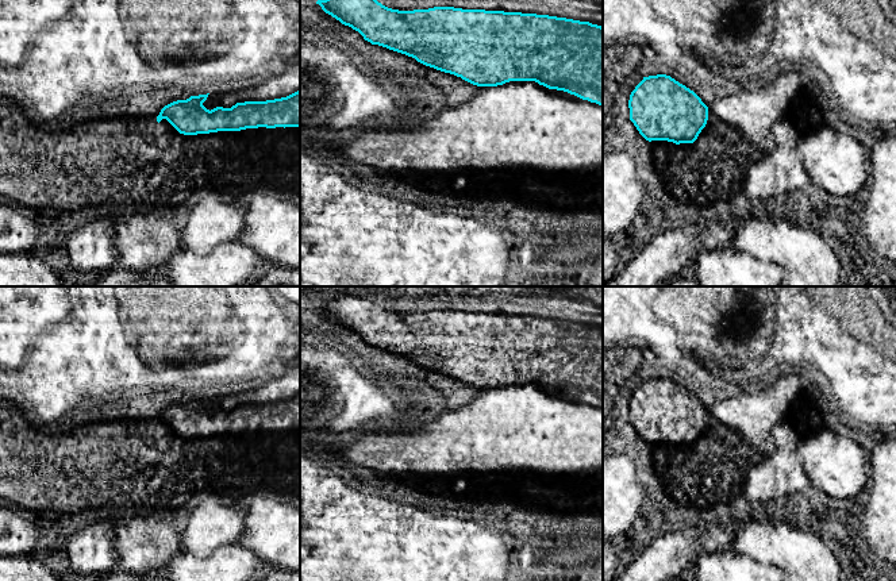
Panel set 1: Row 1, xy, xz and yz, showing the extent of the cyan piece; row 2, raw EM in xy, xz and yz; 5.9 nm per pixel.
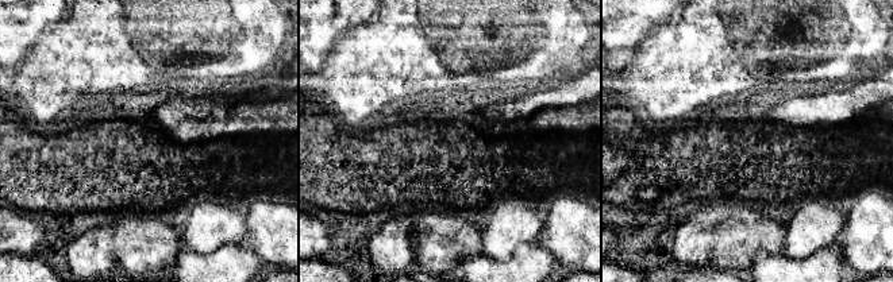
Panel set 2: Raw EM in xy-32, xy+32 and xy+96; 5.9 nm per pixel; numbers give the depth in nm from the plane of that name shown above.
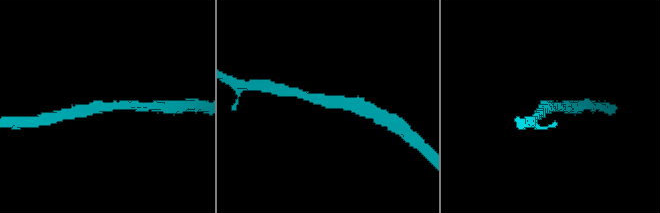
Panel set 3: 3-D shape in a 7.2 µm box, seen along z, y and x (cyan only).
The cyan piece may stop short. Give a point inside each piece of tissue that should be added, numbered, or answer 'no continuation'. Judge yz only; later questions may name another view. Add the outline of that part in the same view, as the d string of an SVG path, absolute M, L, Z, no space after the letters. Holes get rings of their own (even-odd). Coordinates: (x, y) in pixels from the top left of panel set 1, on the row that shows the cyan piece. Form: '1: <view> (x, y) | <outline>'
no continuation

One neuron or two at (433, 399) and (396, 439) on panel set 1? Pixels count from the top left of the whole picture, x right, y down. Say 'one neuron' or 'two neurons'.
one neuron

